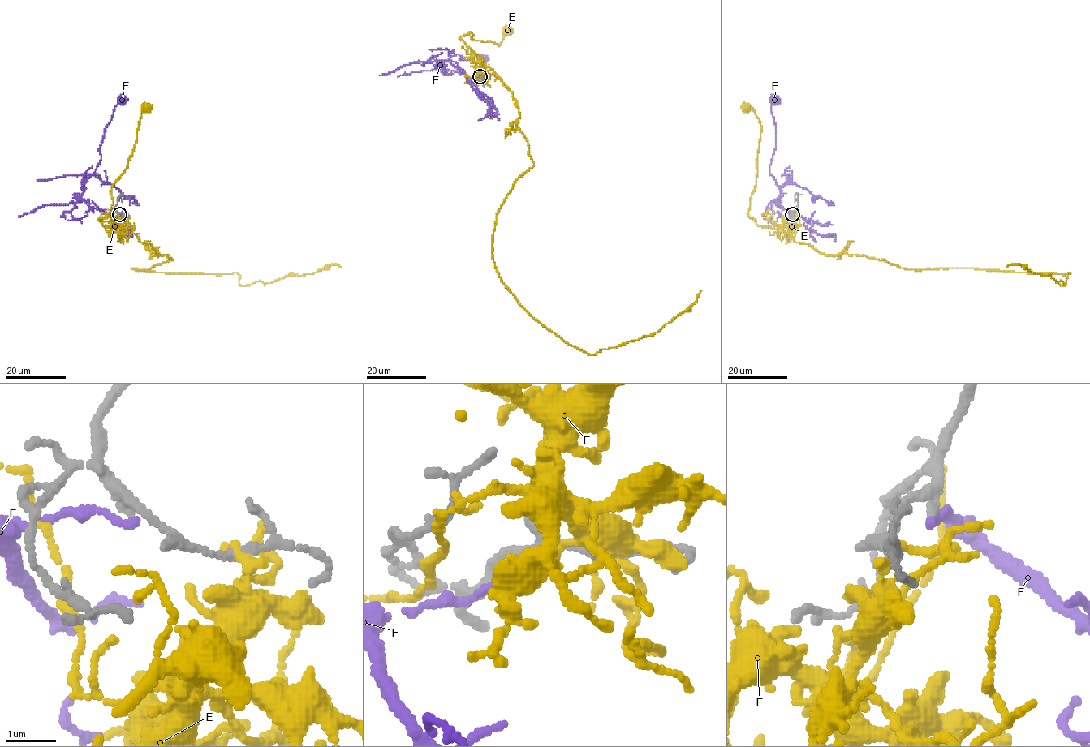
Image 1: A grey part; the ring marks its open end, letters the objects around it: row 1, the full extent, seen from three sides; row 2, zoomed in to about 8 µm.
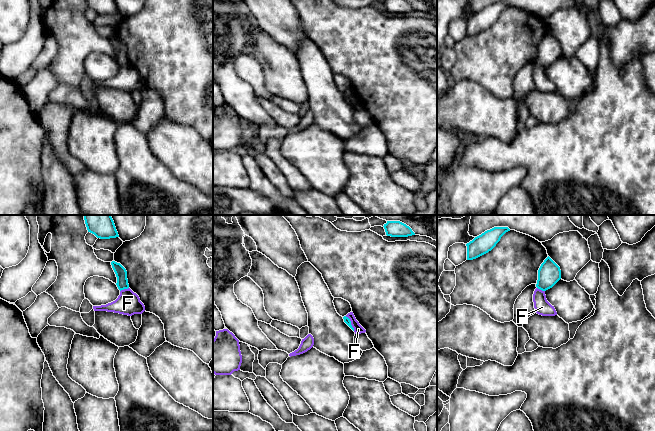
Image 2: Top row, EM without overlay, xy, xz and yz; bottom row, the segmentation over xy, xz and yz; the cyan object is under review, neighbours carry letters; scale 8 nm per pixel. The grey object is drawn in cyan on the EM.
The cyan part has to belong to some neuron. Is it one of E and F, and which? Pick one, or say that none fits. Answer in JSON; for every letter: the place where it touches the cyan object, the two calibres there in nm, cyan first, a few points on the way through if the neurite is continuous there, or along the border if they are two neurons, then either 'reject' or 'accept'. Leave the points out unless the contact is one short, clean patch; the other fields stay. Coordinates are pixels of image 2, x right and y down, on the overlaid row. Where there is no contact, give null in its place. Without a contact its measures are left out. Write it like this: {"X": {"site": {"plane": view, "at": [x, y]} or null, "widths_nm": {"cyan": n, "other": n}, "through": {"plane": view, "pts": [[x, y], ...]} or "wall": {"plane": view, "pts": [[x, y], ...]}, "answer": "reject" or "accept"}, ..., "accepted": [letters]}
{"E": {"site": null, "answer": "reject"}, "F": {"site": {"plane": "xz", "at": [350, 323]}, "widths_nm": {"cyan": 50, "other": 80}, "wall": {"plane": "xz", "pts": [[345, 316], [349, 319], [354, 330]]}, "answer": "reject"}, "accepted": []}

